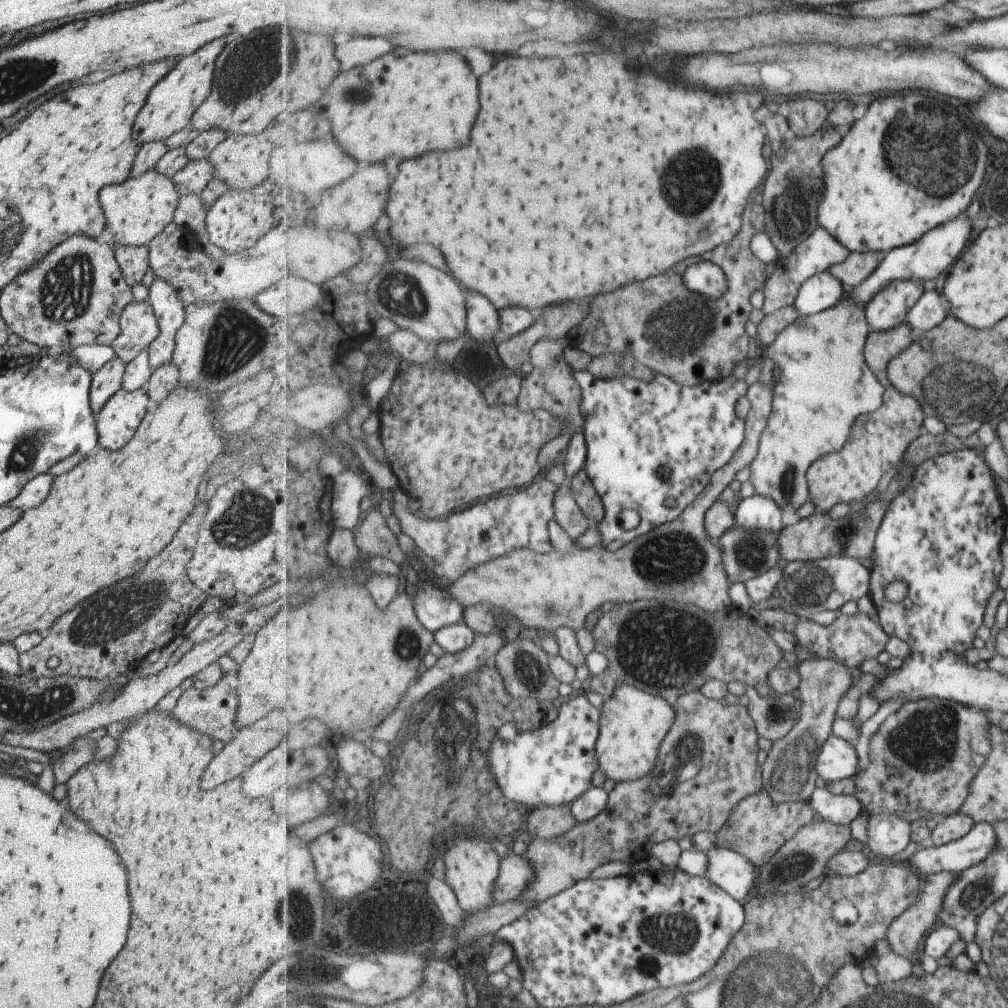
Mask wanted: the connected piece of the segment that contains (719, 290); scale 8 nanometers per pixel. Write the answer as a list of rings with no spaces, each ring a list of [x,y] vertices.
[[[709,261],[693,264],[685,272],[684,282],[689,290],[705,294],[706,298],[721,298],[729,288],[727,274],[717,264]]]

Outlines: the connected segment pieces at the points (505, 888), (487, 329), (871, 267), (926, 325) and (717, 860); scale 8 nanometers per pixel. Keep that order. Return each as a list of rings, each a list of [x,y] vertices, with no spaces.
[[[505,855],[500,860],[500,877],[495,886],[495,904],[515,900],[527,890],[535,880],[535,870],[531,862],[522,856]]]
[[[469,292],[468,334],[478,343],[497,342],[501,339],[501,318],[493,302],[477,292]]]
[[[869,252],[852,254],[843,263],[834,265],[830,270],[831,274],[841,280],[846,290],[857,288],[859,284],[863,284],[877,268],[879,264],[885,260],[885,252]]]
[[[940,287],[925,292],[924,297],[909,312],[907,324],[913,328],[914,341],[917,338],[923,338],[926,333],[941,326],[945,321],[945,308],[941,302],[941,295]]]
[[[713,846],[708,852],[709,866],[706,878],[739,902],[747,902],[754,893],[760,869],[735,850]]]

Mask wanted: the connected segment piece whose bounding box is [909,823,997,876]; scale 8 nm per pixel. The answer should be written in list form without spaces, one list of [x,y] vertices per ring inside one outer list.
[[[977,823],[965,837],[944,846],[928,844],[910,860],[910,865],[924,876],[939,872],[964,872],[978,865],[997,848],[995,830],[989,823]]]

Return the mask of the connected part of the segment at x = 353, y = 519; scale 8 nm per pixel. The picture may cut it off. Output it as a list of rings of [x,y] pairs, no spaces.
[[[354,470],[342,472],[332,479],[329,489],[337,528],[353,530],[356,527],[362,515],[359,503],[363,497],[369,496],[371,487]]]

